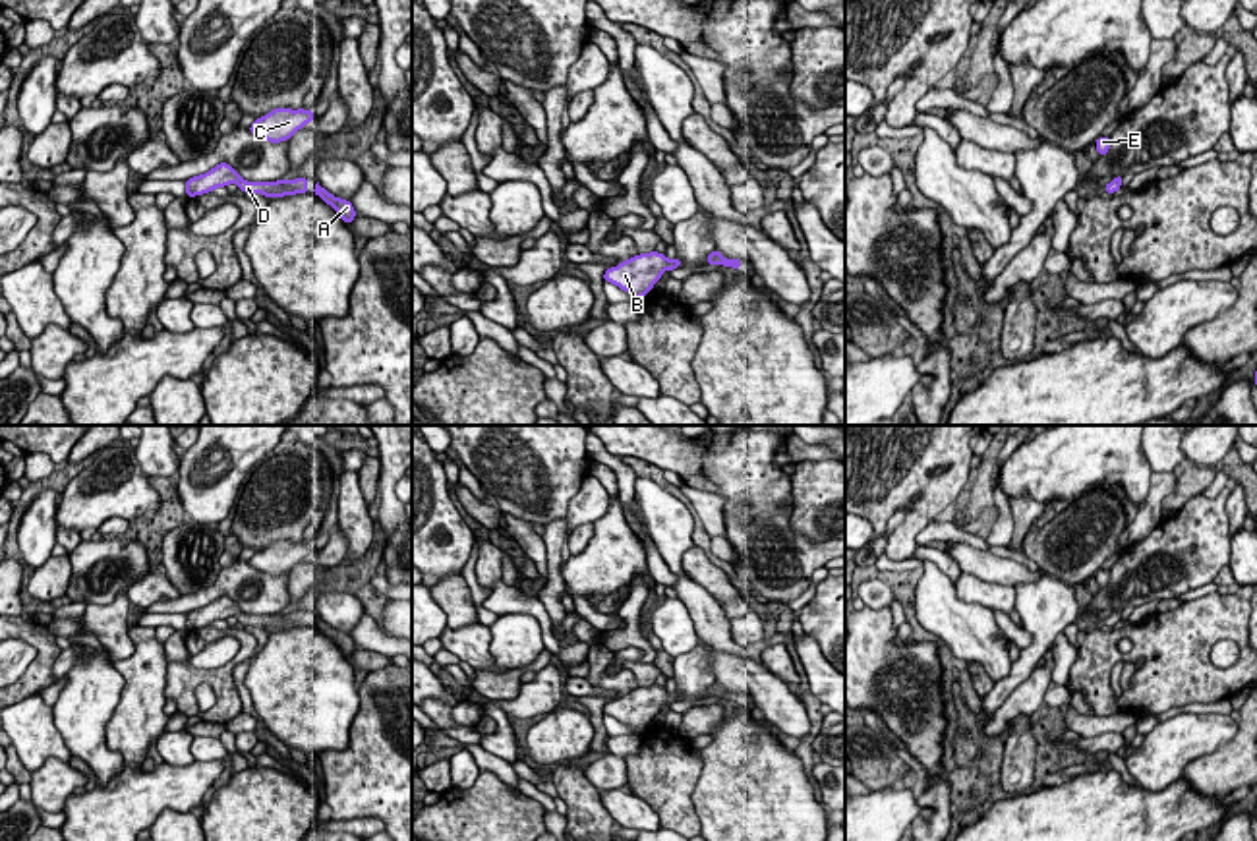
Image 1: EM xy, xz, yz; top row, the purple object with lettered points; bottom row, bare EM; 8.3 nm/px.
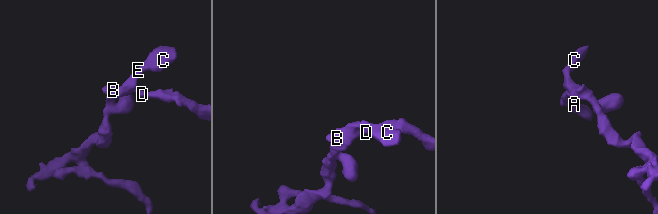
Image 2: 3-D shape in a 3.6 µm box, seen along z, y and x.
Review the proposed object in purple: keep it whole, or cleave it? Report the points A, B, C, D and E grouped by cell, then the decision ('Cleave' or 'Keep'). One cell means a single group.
Groups: A B C D E. Keep

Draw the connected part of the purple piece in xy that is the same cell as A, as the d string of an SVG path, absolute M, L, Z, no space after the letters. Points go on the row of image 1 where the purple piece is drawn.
M319 182L315 184L313 193L319 195L327 205L331 205L346 224L350 224L358 215L350 201L335 197L325 188L321 188Z

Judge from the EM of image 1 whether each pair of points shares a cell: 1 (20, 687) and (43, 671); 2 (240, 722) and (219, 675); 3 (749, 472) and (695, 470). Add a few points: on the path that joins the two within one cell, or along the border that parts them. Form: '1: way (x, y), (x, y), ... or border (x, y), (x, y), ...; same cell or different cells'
1: way (26, 685), (37, 675); same cell
2: border (242, 710), (225, 725); different cells
3: way (735, 472), (708, 470); same cell

